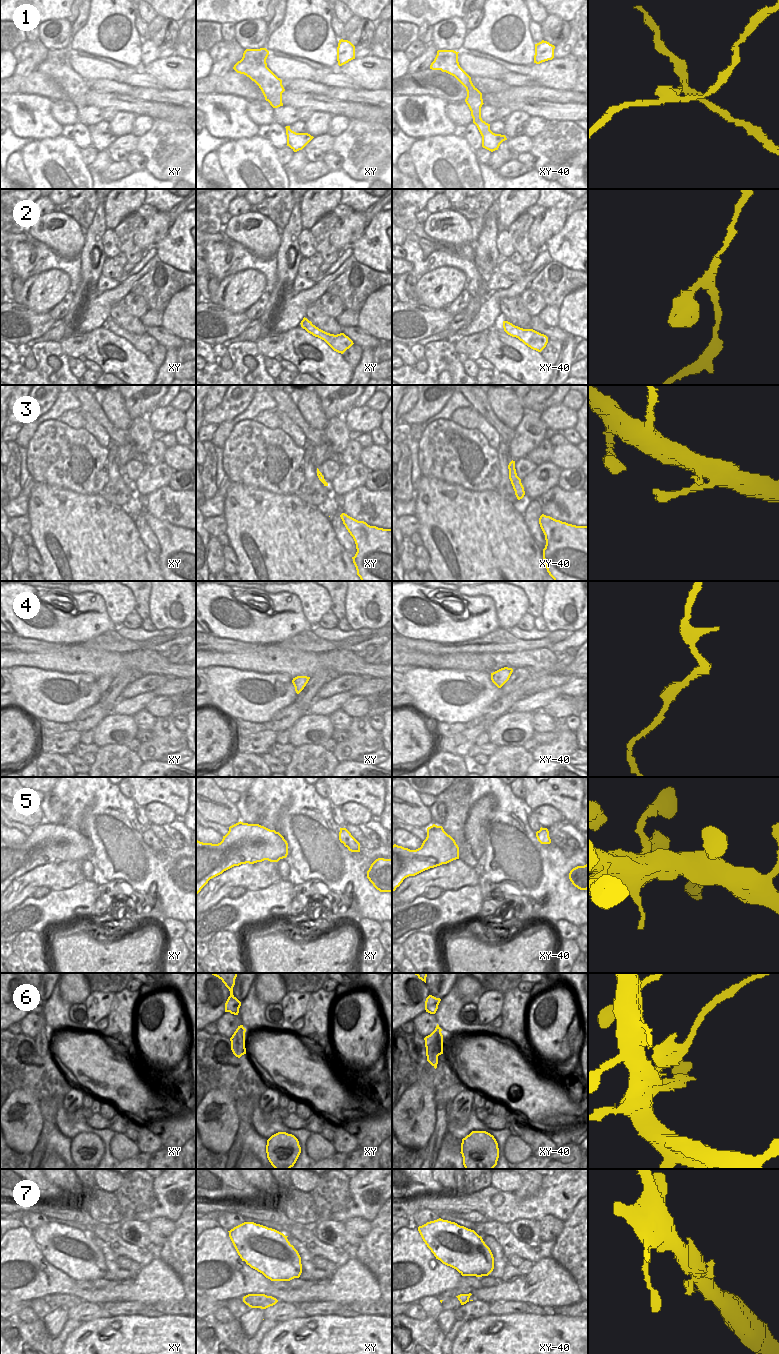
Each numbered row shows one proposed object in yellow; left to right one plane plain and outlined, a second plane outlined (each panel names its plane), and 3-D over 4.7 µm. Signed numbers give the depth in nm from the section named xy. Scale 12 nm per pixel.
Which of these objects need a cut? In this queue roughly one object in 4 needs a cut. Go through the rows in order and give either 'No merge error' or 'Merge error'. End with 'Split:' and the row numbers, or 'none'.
1: Merge error
2: No merge error
3: No merge error
4: No merge error
5: No merge error
6: Merge error
7: No merge error
Split: 1, 6

